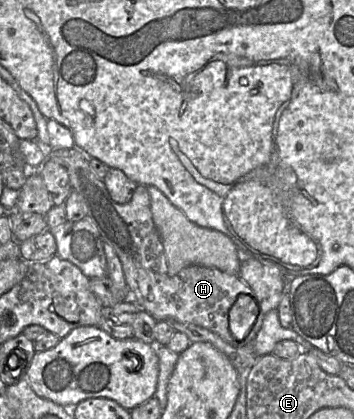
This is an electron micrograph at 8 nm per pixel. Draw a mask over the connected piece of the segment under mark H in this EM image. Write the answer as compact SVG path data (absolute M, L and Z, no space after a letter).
M74 145L72 148L50 148L47 157L47 159L53 160L66 168L72 189L78 192L85 201L87 206L86 217L89 217L95 224L103 242L109 243L116 251L123 266L126 282L133 294L134 302L157 321L174 319L183 323L191 323L216 333L225 342L235 347L243 346L249 342L254 343L254 339L263 325L265 313L259 312L251 332L242 341L236 340L229 328L229 311L236 300L241 295L248 295L256 299L251 287L239 275L225 273L217 268L202 265L190 265L183 268L176 275L169 276L167 257L161 236L153 221L151 198L147 186L138 184L131 201L126 204L117 203L111 198L104 181L99 179L91 169L89 165L90 158L93 157L77 145Z

